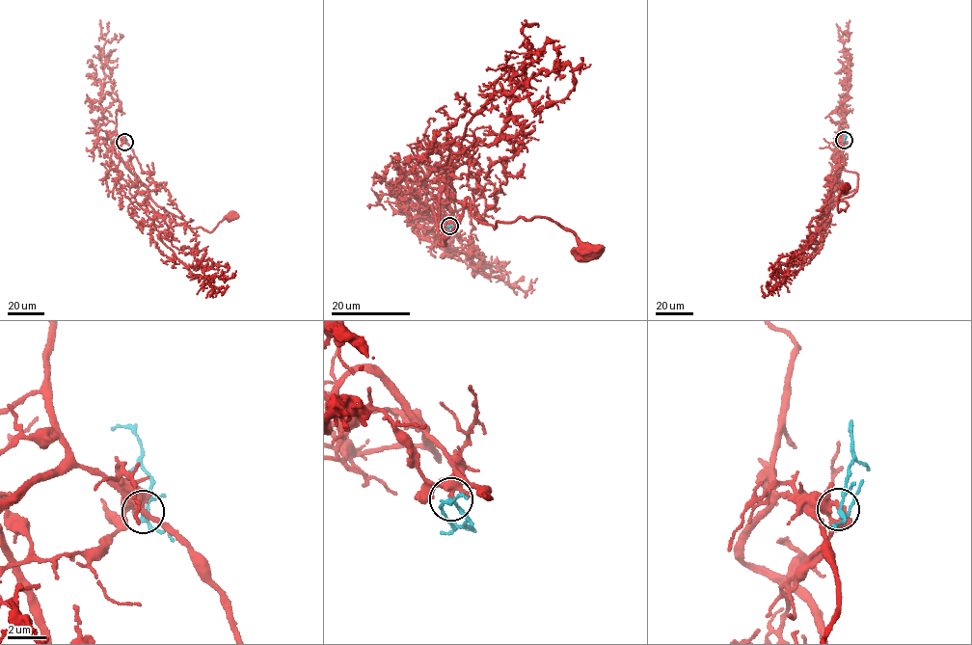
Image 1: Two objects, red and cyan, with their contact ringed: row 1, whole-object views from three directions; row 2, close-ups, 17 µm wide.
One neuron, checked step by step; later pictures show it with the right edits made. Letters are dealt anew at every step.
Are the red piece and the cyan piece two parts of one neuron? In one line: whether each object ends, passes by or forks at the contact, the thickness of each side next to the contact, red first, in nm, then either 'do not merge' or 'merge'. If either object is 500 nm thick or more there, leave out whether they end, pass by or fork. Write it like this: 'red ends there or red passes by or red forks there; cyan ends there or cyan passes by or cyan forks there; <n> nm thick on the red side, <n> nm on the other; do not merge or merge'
red passes by; cyan forks there; 180 nm thick on the red side, 160 nm on the other; do not merge

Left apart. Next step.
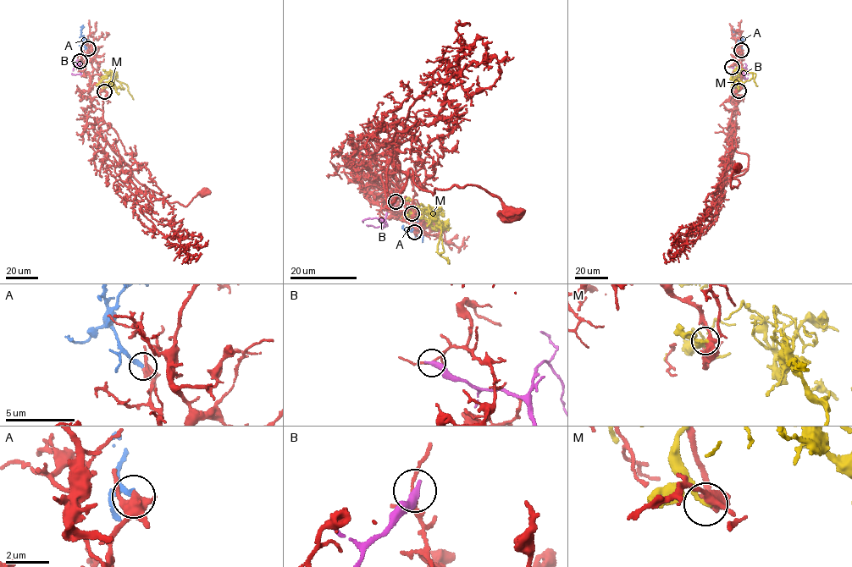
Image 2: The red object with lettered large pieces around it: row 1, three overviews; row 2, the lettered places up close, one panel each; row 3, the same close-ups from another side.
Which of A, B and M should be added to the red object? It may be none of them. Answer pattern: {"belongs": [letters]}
{"belongs": ["A"]}

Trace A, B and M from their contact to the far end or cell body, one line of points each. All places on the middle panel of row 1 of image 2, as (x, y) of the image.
A: (414, 232), (412, 229), (413, 231), (417, 227), (417, 221), (423, 227), (422, 233)
B: (395, 201), (384, 220), (367, 218), (362, 222)
M: (412, 212), (424, 211), (433, 228), (442, 224), (438, 252), (444, 252), (441, 229), (426, 208), (416, 207)

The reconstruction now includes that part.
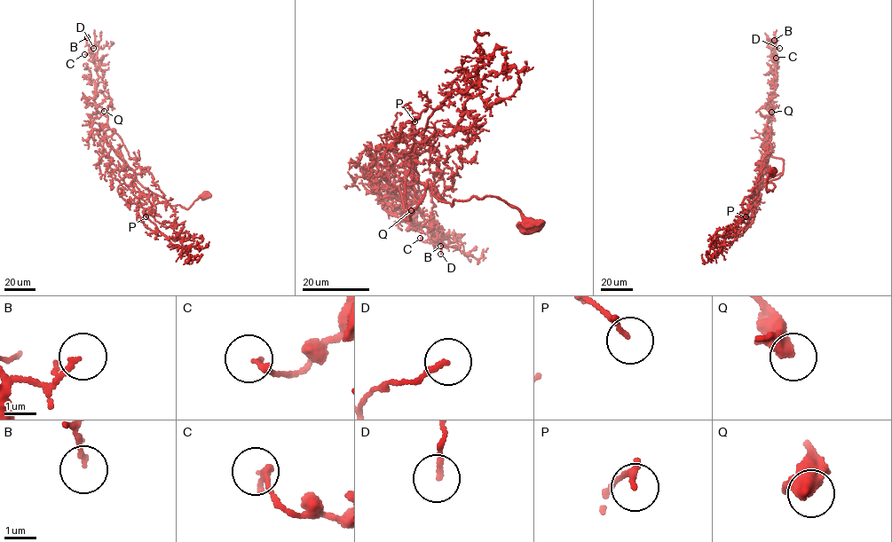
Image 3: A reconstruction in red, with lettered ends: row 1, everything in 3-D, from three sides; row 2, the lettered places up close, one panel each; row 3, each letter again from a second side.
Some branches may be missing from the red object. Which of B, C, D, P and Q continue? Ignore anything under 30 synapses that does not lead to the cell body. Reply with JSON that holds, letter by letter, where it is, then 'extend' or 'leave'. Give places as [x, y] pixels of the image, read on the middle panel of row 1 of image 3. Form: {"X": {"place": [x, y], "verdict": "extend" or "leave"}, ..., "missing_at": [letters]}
{"B": {"place": [440, 246], "verdict": "leave"}, "C": {"place": [420, 238], "verdict": "leave"}, "D": {"place": [440, 254], "verdict": "leave"}, "P": {"place": [414, 121], "verdict": "extend"}, "Q": {"place": [411, 210], "verdict": "extend"}, "missing_at": ["P", "Q"]}

